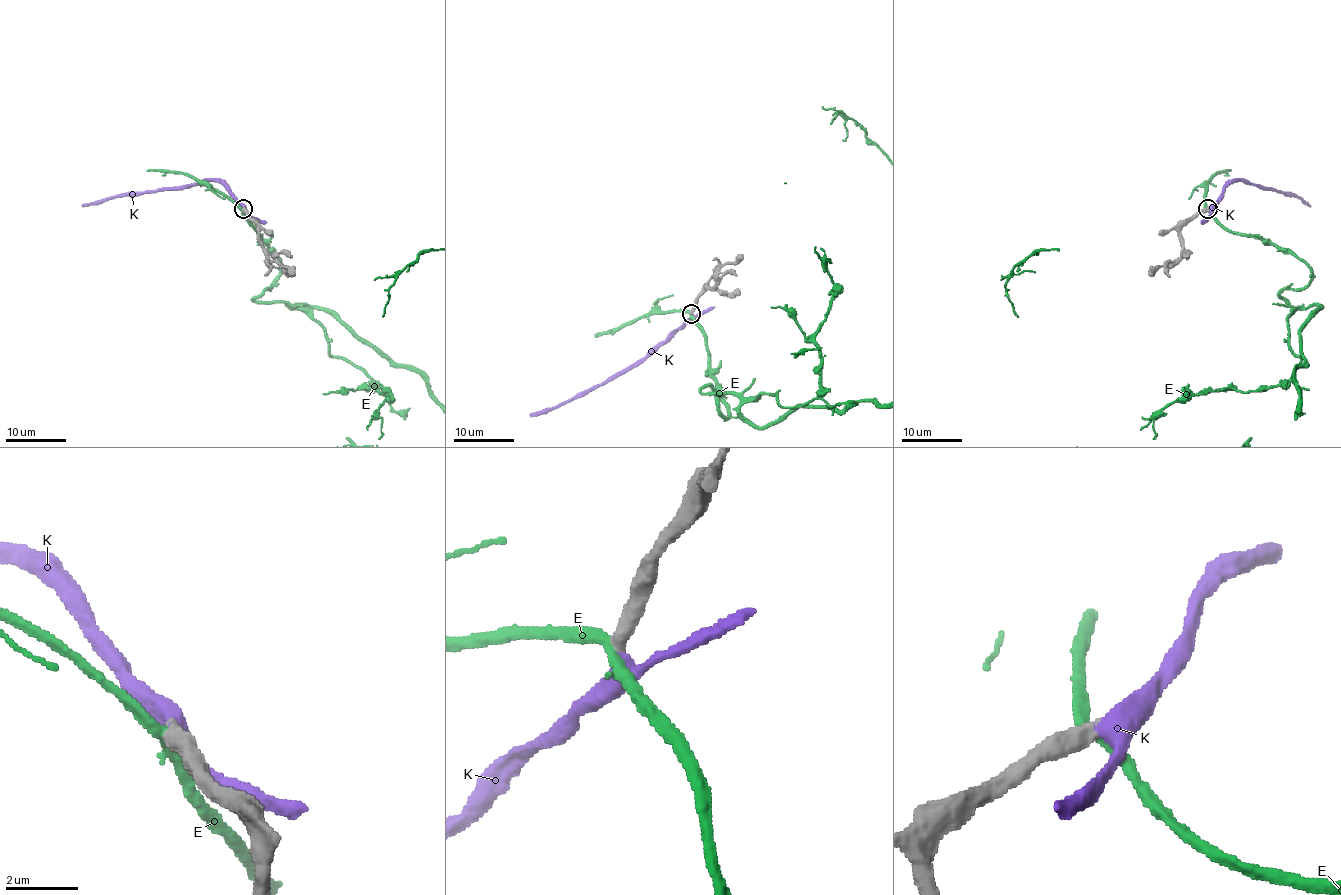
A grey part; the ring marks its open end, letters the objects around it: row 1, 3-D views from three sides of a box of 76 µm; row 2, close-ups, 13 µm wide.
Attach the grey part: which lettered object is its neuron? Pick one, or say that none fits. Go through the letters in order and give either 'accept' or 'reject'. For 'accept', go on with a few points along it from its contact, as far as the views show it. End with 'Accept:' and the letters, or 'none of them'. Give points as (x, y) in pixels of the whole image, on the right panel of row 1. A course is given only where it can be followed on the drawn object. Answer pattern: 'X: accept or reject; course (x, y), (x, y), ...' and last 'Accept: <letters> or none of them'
E: reject
K: accept; course (1206, 209), (1229, 183), (1247, 180), (1262, 188), (1291, 192), (1309, 204)
Accept: K

